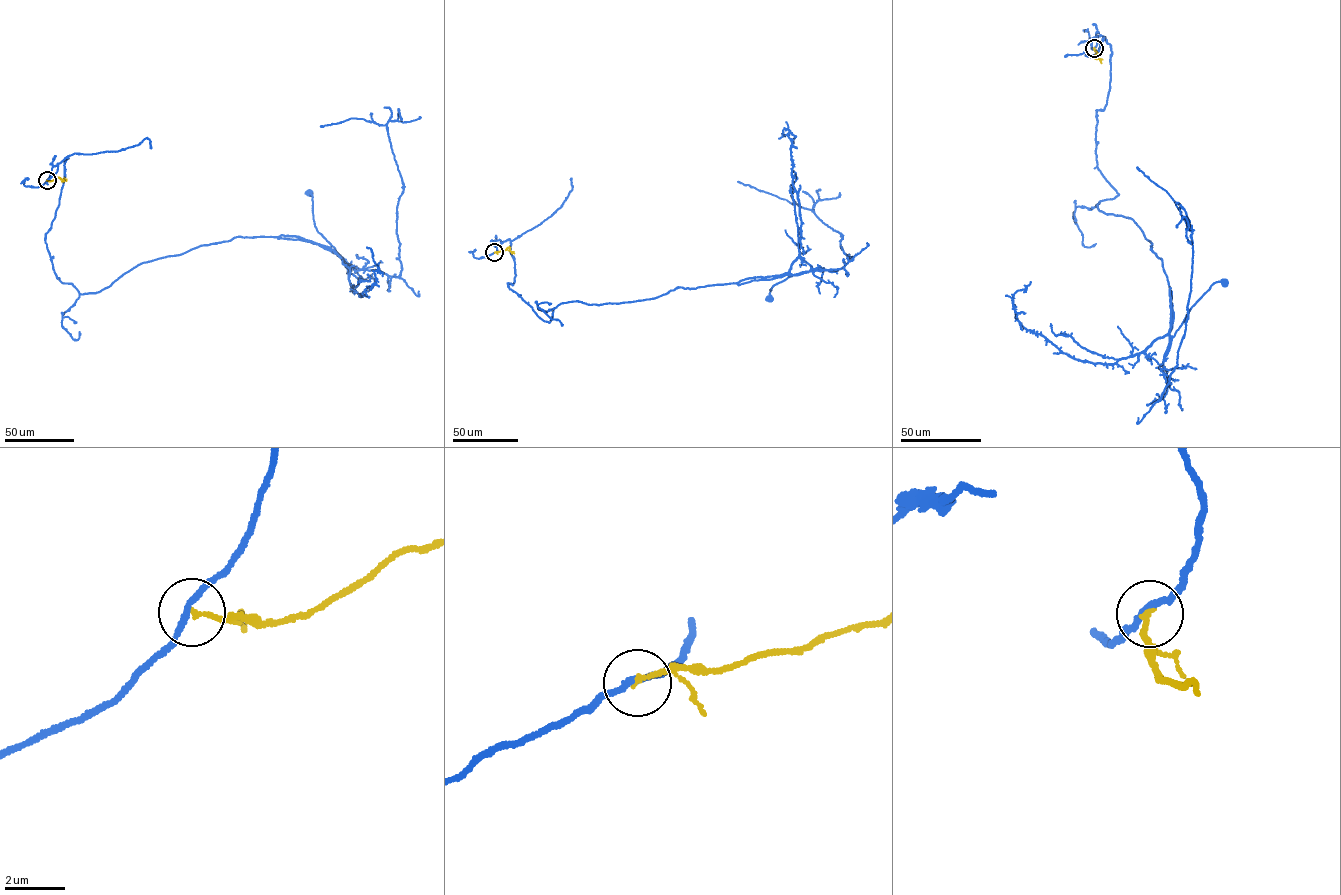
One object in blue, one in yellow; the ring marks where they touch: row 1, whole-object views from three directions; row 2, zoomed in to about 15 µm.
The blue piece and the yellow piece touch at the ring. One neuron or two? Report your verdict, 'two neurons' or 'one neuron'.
two neurons

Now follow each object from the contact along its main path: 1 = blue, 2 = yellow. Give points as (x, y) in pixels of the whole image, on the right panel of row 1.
1: (1094, 48), (1112, 53), (1097, 166), (1119, 194), (1097, 205), (1161, 259), (1168, 334), (1224, 282)
2: (1094, 48), (1097, 52), (1094, 56), (1101, 63)

